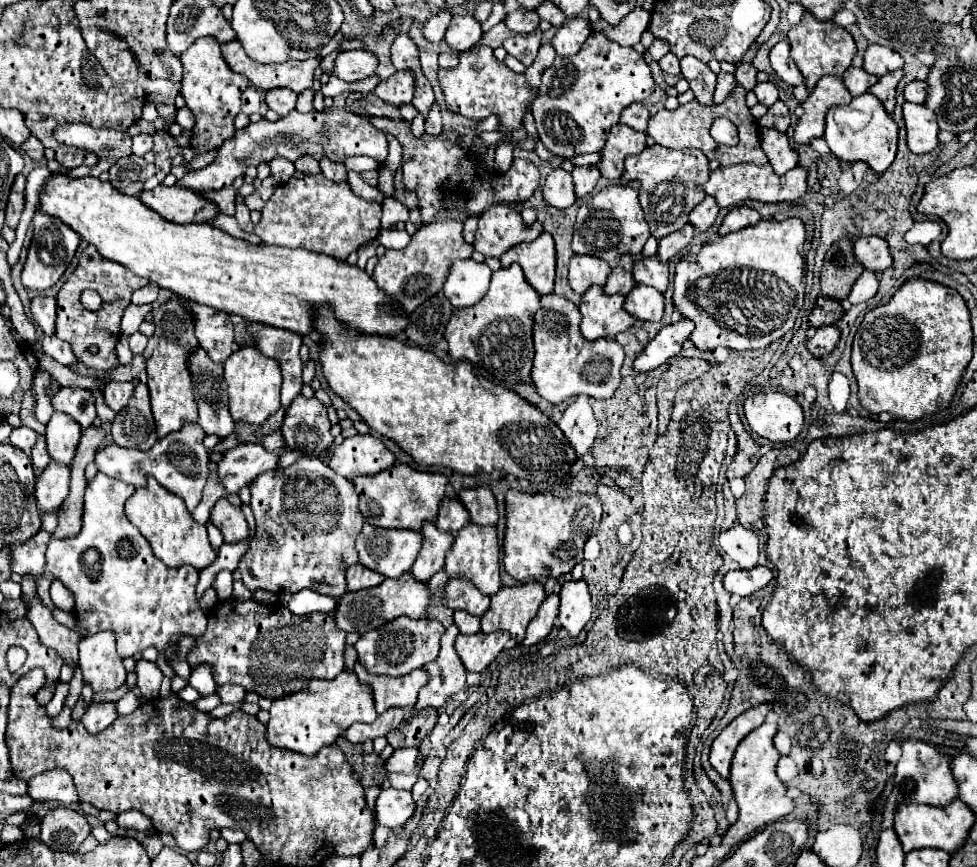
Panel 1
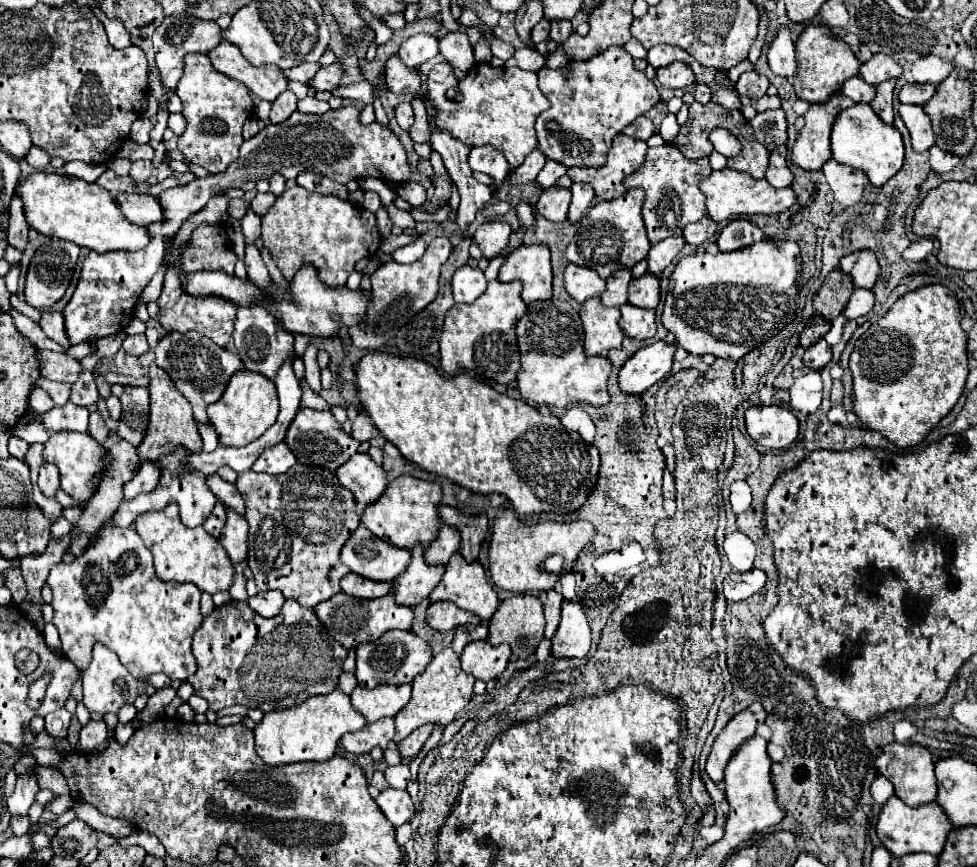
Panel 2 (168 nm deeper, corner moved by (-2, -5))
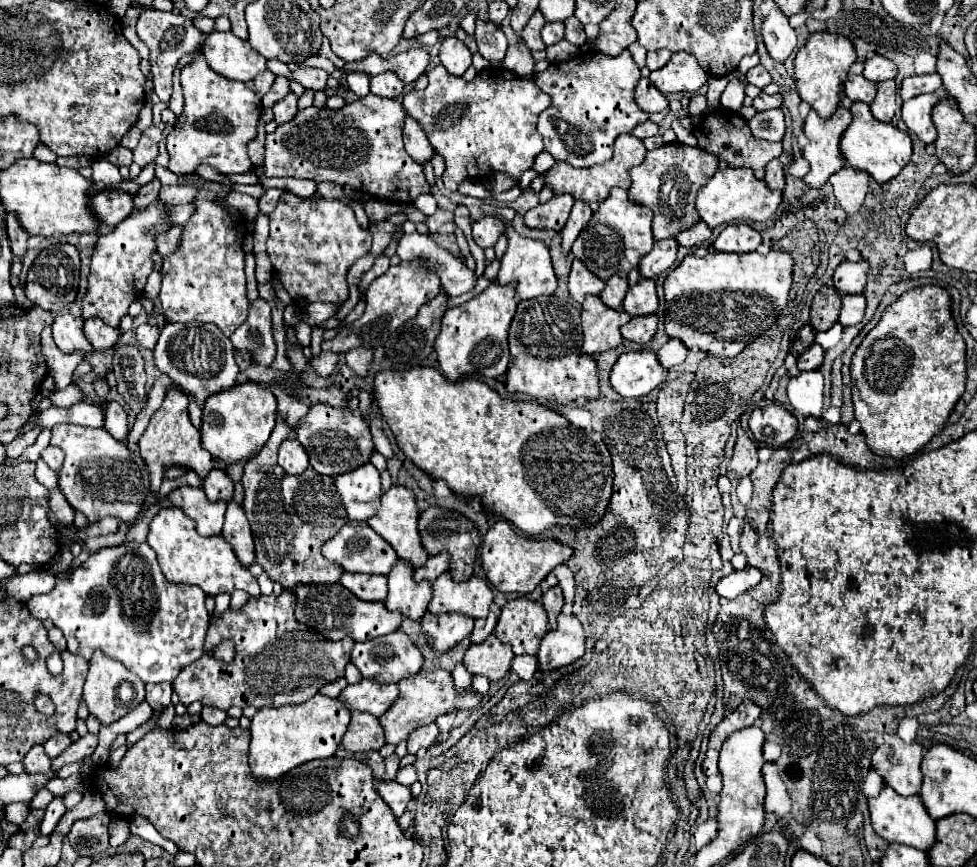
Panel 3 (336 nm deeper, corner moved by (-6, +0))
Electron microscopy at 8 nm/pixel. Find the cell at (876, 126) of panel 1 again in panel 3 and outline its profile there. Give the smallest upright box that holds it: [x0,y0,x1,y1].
[842,103,912,183]

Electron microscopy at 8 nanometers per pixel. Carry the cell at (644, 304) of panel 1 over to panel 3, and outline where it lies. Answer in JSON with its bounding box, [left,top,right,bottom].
[622,315,656,343]

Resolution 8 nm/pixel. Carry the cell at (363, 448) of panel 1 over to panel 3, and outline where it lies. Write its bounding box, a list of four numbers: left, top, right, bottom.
[334,465,380,521]

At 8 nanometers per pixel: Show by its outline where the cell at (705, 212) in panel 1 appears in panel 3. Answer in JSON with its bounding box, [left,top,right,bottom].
[674,221,710,247]

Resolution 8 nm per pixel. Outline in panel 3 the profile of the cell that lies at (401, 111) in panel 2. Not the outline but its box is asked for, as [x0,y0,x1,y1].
[404,117,434,165]

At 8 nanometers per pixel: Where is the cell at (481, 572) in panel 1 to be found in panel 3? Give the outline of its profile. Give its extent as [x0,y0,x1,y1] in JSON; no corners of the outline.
[428,573,492,619]

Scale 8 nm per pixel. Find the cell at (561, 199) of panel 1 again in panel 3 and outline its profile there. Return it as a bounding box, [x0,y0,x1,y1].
[524,195,574,231]

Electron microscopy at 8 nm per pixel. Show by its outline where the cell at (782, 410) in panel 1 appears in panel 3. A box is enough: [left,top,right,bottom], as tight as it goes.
[750,405,798,447]

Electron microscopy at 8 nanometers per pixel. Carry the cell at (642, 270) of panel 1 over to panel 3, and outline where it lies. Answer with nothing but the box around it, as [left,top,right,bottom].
[622,279,658,317]

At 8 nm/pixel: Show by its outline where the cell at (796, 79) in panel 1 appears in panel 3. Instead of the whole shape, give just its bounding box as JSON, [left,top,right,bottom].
[760,9,796,63]

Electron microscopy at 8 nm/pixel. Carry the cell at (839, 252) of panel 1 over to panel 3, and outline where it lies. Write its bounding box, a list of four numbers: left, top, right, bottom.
[810,287,840,331]

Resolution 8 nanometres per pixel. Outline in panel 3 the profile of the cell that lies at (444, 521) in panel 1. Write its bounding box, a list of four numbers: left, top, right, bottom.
[414,553,446,581]

